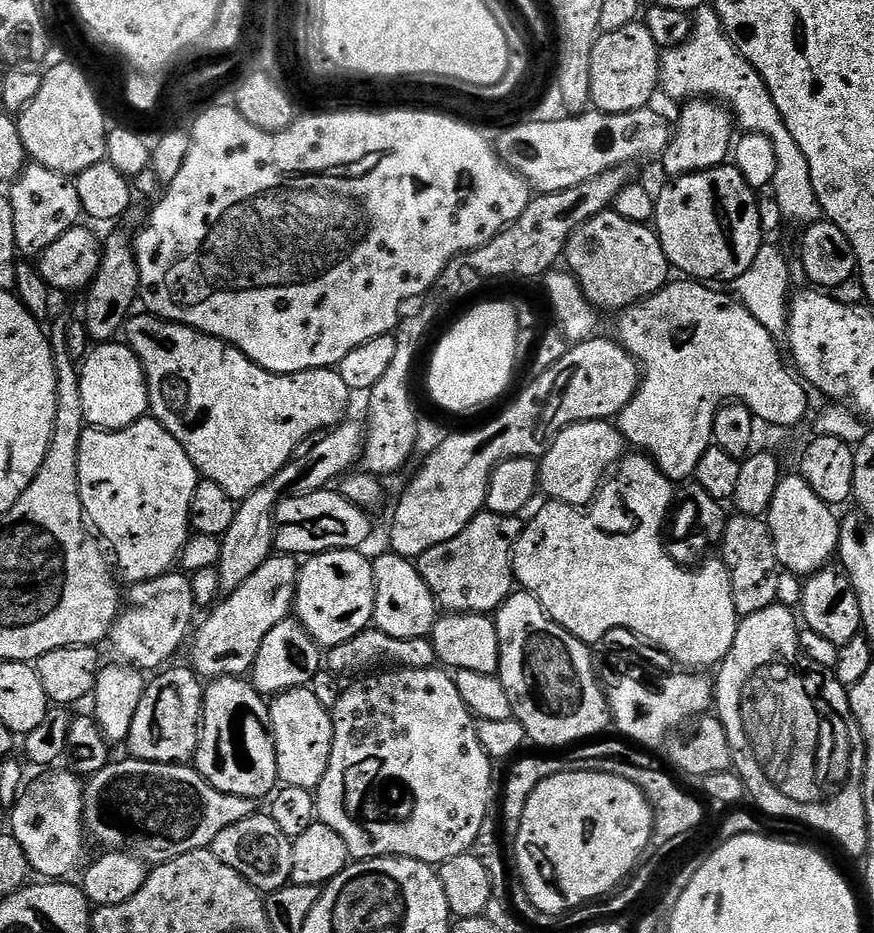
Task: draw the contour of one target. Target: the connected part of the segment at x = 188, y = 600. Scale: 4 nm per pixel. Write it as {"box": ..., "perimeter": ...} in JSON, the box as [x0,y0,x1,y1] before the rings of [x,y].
{"box":[110,570,198,670],"perimeter":[[[173,570],[165,574],[165,576],[159,576],[141,584],[131,585],[130,591],[132,591],[132,600],[136,605],[129,612],[127,609],[117,617],[116,625],[112,628],[110,645],[112,644],[113,650],[124,659],[121,661],[125,665],[141,670],[149,670],[148,668],[156,668],[152,670],[163,669],[169,663],[167,660],[183,646],[184,639],[187,636],[189,639],[194,628],[192,619],[198,615],[198,609],[191,579],[183,571]]]}

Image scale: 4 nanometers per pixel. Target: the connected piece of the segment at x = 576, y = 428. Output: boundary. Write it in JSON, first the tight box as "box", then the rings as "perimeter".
{"box":[539,420,626,509],"perimeter":[[[587,420],[581,424],[570,425],[562,430],[562,434],[558,434],[556,441],[548,447],[548,451],[539,461],[539,491],[543,495],[545,492],[549,501],[583,509],[596,499],[606,477],[625,459],[624,448],[626,449],[624,435],[615,423]]]}

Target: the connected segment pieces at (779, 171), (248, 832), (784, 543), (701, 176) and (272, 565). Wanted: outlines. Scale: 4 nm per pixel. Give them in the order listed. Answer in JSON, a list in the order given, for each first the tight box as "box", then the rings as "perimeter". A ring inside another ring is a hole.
[{"box":[659,2,822,226],"perimeter":[[[706,2],[691,13],[691,20],[692,32],[688,40],[673,48],[663,49],[659,91],[679,102],[705,98],[715,100],[732,113],[735,123],[739,127],[741,124],[745,133],[753,132],[770,138],[776,163],[772,192],[776,195],[781,214],[799,226],[817,223],[822,209],[814,194],[814,182],[810,182],[810,162],[806,162],[806,154],[798,150],[794,134],[786,130],[786,122],[782,122],[782,114],[778,114],[778,106],[774,106],[774,98],[770,98],[766,82],[762,82],[758,70],[754,70],[754,66],[750,66],[750,62],[746,62],[746,58],[742,58],[740,51],[730,42],[711,3]]]},{"box":[210,814,293,894],"perimeter":[[[257,814],[234,826],[226,826],[226,830],[222,830],[218,838],[214,838],[210,850],[216,855],[218,862],[226,862],[230,870],[238,870],[238,874],[242,874],[246,882],[253,884],[261,894],[267,894],[286,887],[292,879],[292,842],[293,837],[282,834],[271,815]]]},{"box":[766,474,840,578],"perimeter":[[[799,474],[785,475],[778,490],[774,490],[774,502],[770,502],[766,523],[772,532],[772,541],[781,569],[799,578],[813,576],[833,563],[840,547],[840,520],[833,509]]]},{"box":[654,166,760,282],"perimeter":[[[721,166],[705,172],[695,172],[689,176],[677,176],[656,196],[656,215],[654,231],[660,240],[669,265],[676,268],[685,277],[696,282],[716,282],[728,280],[735,282],[758,254],[760,237],[760,208],[756,205],[756,196],[748,185],[748,180],[736,168]]]},{"box":[190,554,298,681],"perimeter":[[[272,554],[264,565],[259,566],[242,586],[227,597],[228,601],[225,599],[217,603],[211,609],[212,617],[194,632],[196,645],[192,648],[190,664],[196,675],[209,681],[220,680],[224,676],[247,677],[256,663],[256,657],[260,655],[260,649],[273,635],[271,632],[287,616],[293,615],[297,575],[298,564],[293,557]]]}]

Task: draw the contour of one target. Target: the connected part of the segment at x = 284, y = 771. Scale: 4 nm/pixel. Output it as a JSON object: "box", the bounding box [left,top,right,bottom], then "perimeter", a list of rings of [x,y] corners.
{"box":[268,687,334,790],"perimeter":[[[311,687],[295,688],[289,692],[281,692],[271,701],[268,713],[272,719],[272,737],[276,739],[276,761],[278,762],[278,780],[281,785],[290,788],[307,788],[314,790],[322,782],[326,774],[326,766],[330,766],[330,754],[334,742],[332,729],[332,713],[318,697],[312,693]]]}

